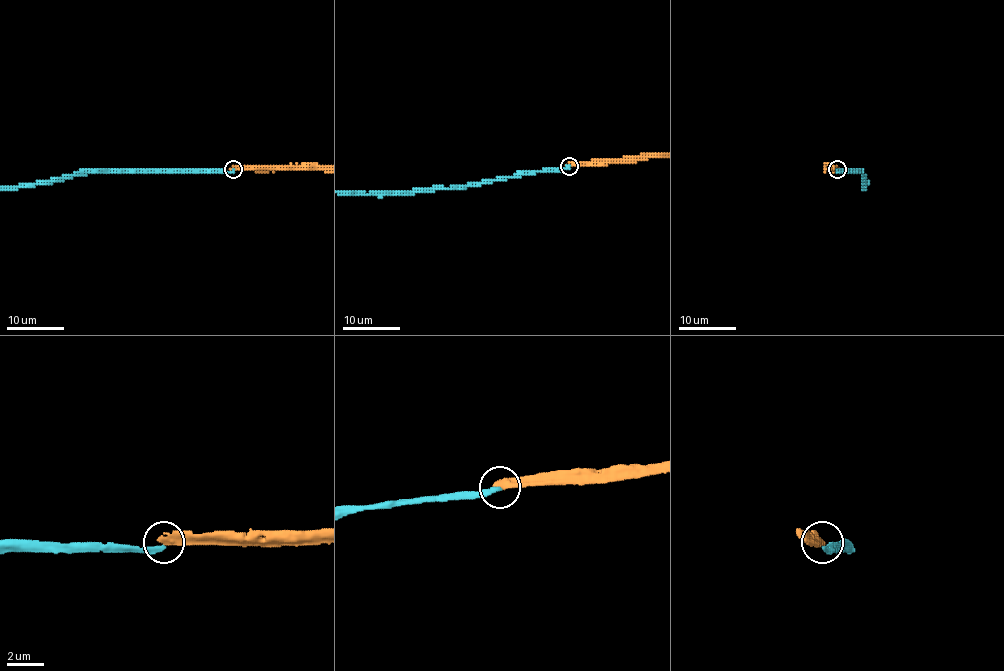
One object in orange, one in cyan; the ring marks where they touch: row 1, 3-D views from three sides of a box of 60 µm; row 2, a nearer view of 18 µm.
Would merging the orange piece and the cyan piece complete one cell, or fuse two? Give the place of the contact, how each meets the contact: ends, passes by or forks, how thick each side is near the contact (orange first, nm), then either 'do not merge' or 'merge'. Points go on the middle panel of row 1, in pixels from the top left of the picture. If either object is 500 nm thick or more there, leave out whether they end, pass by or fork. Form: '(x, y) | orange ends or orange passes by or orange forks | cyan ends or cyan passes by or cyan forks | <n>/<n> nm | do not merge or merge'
(569, 166) | orange ends | cyan ends | 380/240 nm | do not merge

